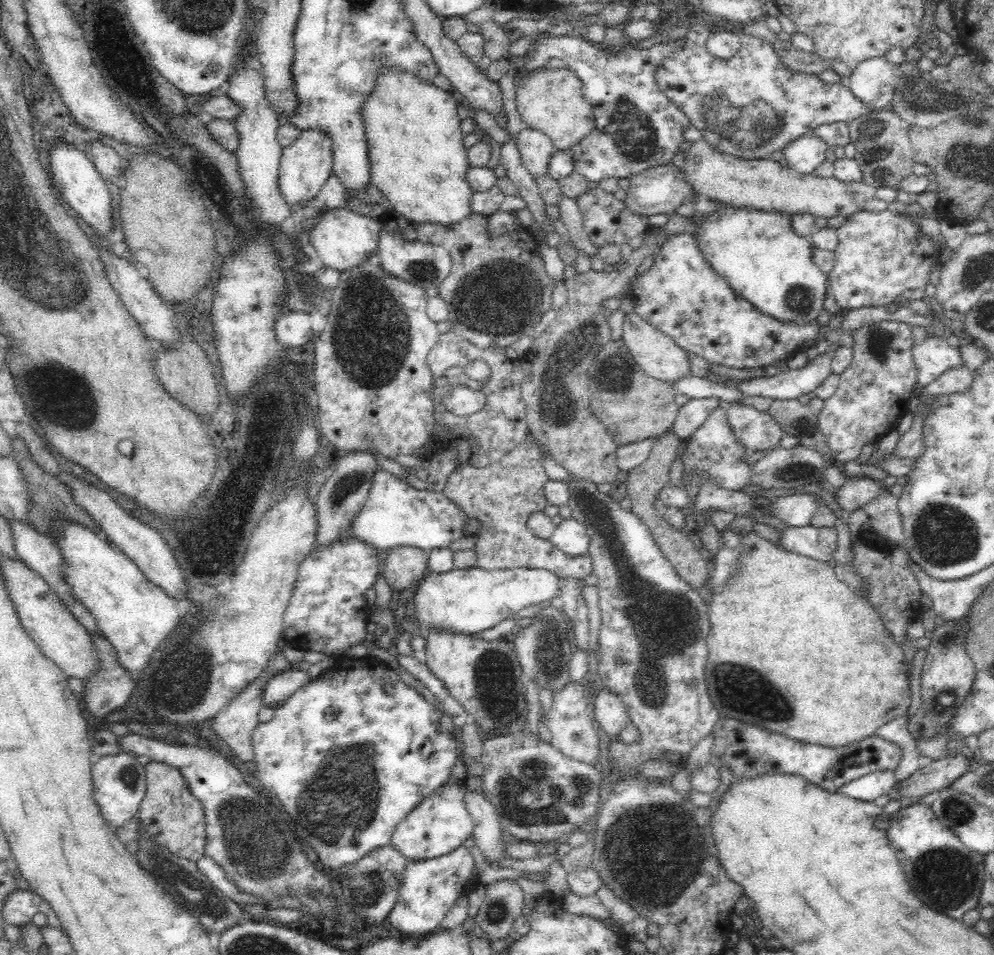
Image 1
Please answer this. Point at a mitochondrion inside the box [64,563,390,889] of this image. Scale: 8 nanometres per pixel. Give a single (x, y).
(330, 812)

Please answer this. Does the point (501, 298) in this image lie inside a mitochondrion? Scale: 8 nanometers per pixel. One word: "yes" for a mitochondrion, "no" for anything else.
yes

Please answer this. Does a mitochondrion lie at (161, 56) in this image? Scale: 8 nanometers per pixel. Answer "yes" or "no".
no

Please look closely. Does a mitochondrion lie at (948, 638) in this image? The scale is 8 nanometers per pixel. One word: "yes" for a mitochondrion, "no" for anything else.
no

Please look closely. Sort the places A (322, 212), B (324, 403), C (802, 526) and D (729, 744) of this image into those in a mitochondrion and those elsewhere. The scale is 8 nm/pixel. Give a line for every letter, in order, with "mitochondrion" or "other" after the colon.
A: other
B: other
C: other
D: other

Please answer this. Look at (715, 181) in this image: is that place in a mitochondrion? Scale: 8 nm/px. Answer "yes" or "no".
no

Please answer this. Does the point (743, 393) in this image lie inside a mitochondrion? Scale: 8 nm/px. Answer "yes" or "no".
no

